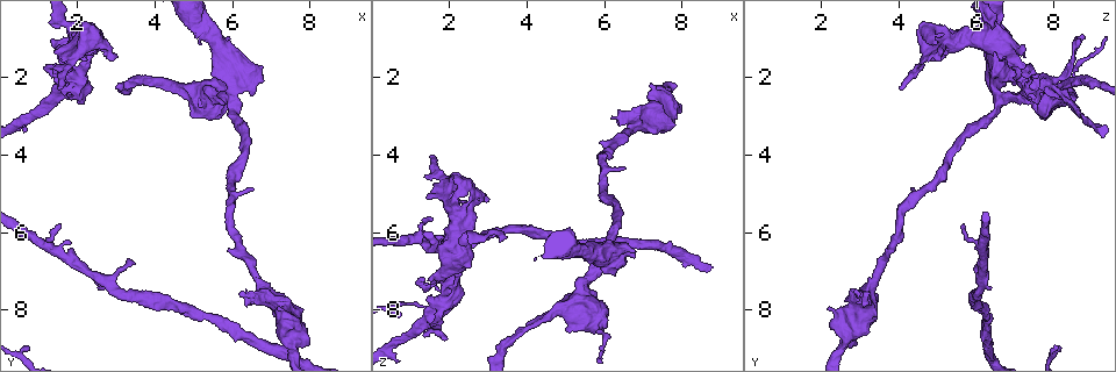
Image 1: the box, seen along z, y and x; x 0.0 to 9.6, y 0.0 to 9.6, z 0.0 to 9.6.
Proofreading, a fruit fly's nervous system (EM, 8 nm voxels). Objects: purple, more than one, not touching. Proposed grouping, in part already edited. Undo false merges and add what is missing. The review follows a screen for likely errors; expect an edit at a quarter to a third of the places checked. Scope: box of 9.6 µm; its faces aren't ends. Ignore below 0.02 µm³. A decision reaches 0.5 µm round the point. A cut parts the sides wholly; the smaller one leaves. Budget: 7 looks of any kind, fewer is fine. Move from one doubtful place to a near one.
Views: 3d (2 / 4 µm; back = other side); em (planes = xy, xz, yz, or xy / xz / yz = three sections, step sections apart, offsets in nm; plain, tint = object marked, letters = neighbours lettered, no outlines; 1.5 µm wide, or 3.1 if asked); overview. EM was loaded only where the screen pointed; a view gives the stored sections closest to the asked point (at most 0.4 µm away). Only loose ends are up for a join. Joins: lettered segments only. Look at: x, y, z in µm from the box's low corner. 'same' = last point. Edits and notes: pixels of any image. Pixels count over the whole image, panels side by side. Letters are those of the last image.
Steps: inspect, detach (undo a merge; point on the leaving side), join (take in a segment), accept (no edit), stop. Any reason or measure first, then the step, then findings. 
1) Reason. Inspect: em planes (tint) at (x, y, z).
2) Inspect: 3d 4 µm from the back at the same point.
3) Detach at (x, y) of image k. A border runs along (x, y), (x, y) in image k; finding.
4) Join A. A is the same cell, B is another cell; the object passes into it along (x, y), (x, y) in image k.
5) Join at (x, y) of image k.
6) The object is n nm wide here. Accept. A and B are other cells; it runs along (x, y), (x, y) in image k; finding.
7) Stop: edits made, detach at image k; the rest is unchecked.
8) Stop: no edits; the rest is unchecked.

Inspect: em planes (letters) at (6.35, 7.90, 3.05).

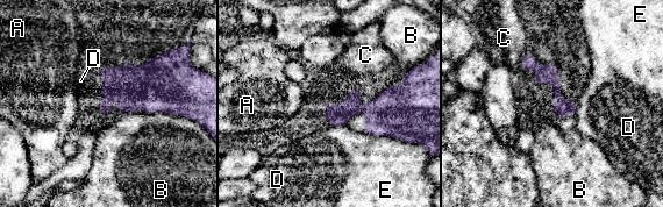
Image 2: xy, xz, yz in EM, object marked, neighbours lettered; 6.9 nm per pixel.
Accept. A, B, C, D and E are other cells; it runs along (528, 58), (571, 111) in image 2; none of them fits.

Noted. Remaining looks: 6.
Free end. Inspect: em planes (letters) at (1.55, 2.30, 4.00).

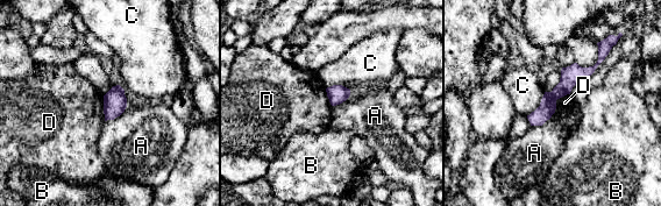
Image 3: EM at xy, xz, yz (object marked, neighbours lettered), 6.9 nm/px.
Accept. A, B, C and D are other cells; a border runs along (555, 111), (541, 125), (531, 126) in image 3; no lettered segment goes on from it.

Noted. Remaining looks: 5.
Four-way junction. Inspect: 3d 4 µm at (2.30, 1.65, 7.05).

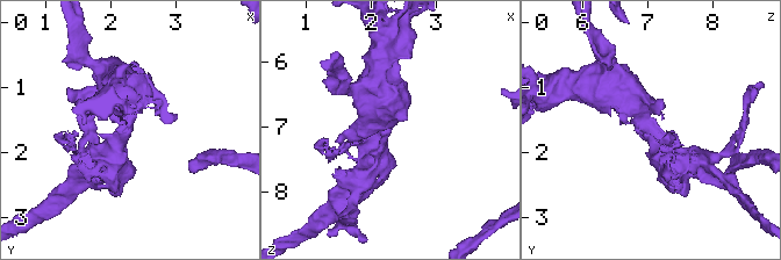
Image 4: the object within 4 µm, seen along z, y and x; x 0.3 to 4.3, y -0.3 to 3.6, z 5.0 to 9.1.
4 arms meet here; now the EM. Inspect: em planes (tint) at (2.25, 1.70, 7.05).

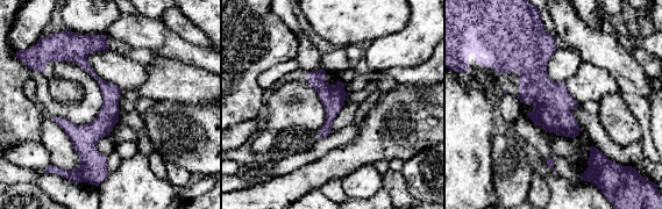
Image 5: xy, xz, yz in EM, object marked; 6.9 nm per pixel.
What lies round it. Inspect: em planes (letters) at the same point.

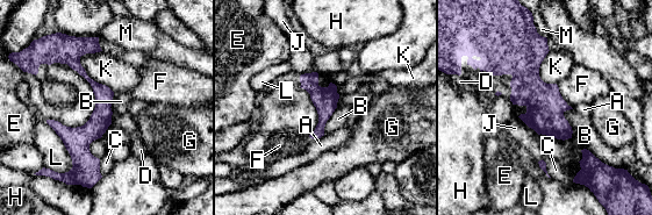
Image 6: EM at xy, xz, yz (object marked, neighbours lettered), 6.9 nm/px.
Accept. A, B, C, D, E, F, G, H, J, K, L and M are other cells; one cell here.

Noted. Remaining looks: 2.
Stop: no edits; the rest is unchecked.

